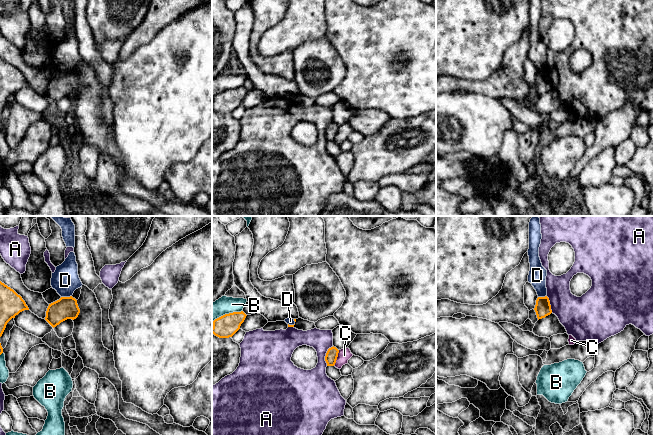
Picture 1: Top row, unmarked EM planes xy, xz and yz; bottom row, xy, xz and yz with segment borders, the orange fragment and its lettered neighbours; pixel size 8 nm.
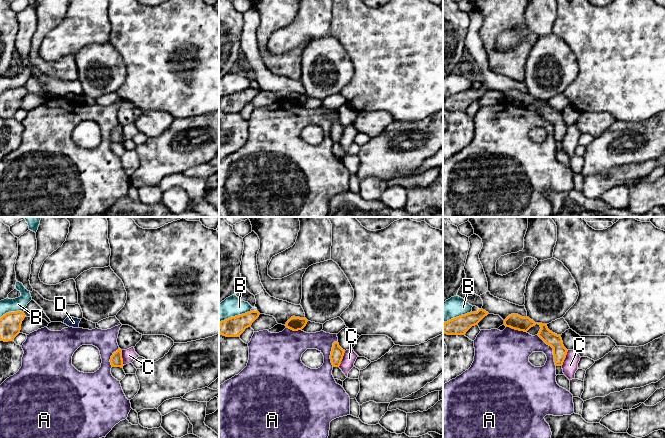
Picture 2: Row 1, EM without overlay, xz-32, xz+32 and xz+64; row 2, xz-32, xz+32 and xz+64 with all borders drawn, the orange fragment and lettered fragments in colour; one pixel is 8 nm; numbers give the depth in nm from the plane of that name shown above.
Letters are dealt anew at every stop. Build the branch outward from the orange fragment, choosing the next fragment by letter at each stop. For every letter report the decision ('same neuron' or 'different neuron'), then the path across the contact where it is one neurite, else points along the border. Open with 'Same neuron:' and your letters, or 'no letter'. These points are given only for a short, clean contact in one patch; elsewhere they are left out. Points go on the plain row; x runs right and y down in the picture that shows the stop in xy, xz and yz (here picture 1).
Same neuron: no letter
A: different neuron
B: different neuron
C: different neuron
D: different neuron; border xy (71, 71), (61, 73)

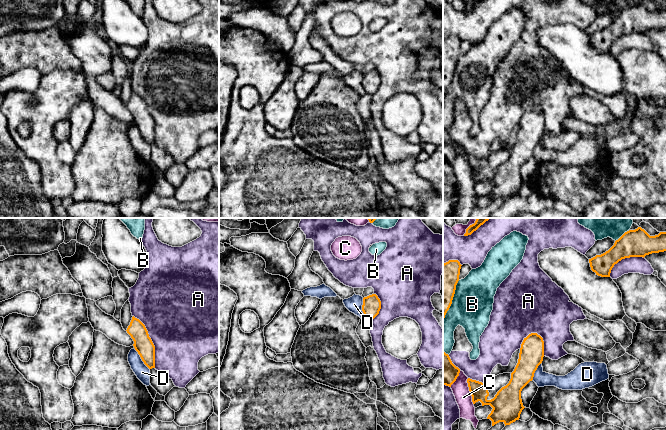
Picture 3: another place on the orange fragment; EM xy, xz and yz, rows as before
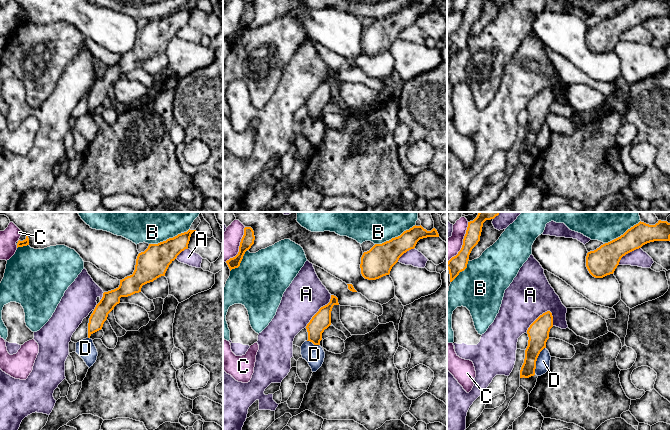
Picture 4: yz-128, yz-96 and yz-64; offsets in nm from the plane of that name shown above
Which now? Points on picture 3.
Same neuron: no letter
A: different neuron
B: different neuron
C: different neuron
D: different neuron; border xy (134, 125), (149, 145)

